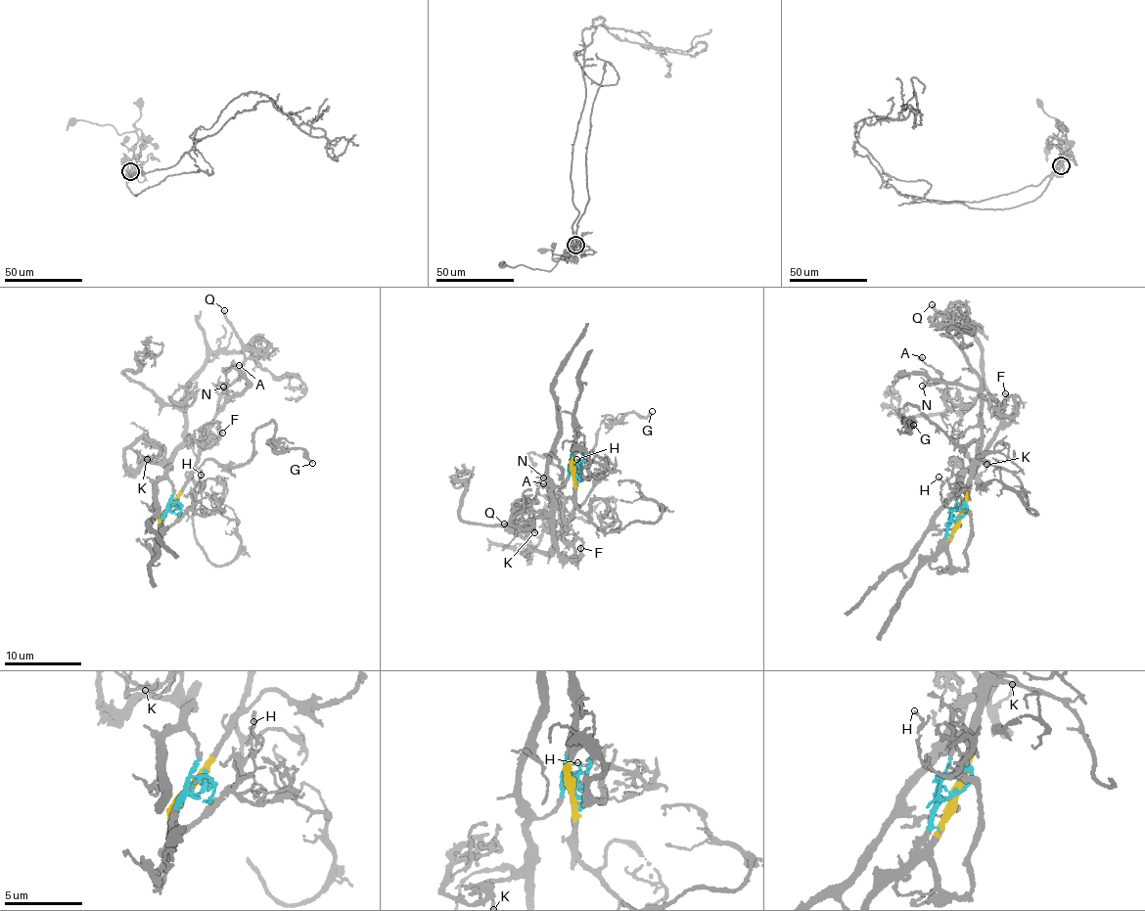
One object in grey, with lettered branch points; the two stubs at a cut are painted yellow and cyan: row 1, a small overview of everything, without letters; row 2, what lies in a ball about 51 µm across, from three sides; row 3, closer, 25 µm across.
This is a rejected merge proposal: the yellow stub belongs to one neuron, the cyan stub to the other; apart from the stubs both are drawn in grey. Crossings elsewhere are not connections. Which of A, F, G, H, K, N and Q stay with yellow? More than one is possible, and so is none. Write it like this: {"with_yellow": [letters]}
{"with_yellow": ["A", "G", "H", "N", "Q"]}

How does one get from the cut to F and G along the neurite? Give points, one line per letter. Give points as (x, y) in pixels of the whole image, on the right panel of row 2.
F: (960, 517), (951, 513), (957, 499), (959, 477), (976, 463), (984, 448), (1010, 422), (1018, 406), (1005, 392)
G: (960, 517), (976, 442), (956, 444), (922, 411), (906, 405), (900, 415), (908, 429), (907, 418), (913, 425)

